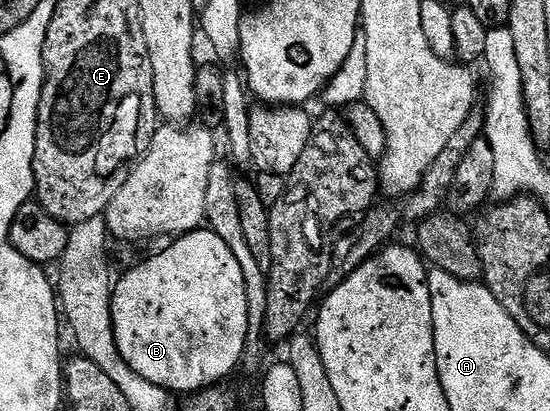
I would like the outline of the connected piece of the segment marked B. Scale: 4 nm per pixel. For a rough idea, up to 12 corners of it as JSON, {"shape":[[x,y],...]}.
{"shape":[[192,229],[112,286],[115,343],[174,395],[249,339],[239,262]]}

